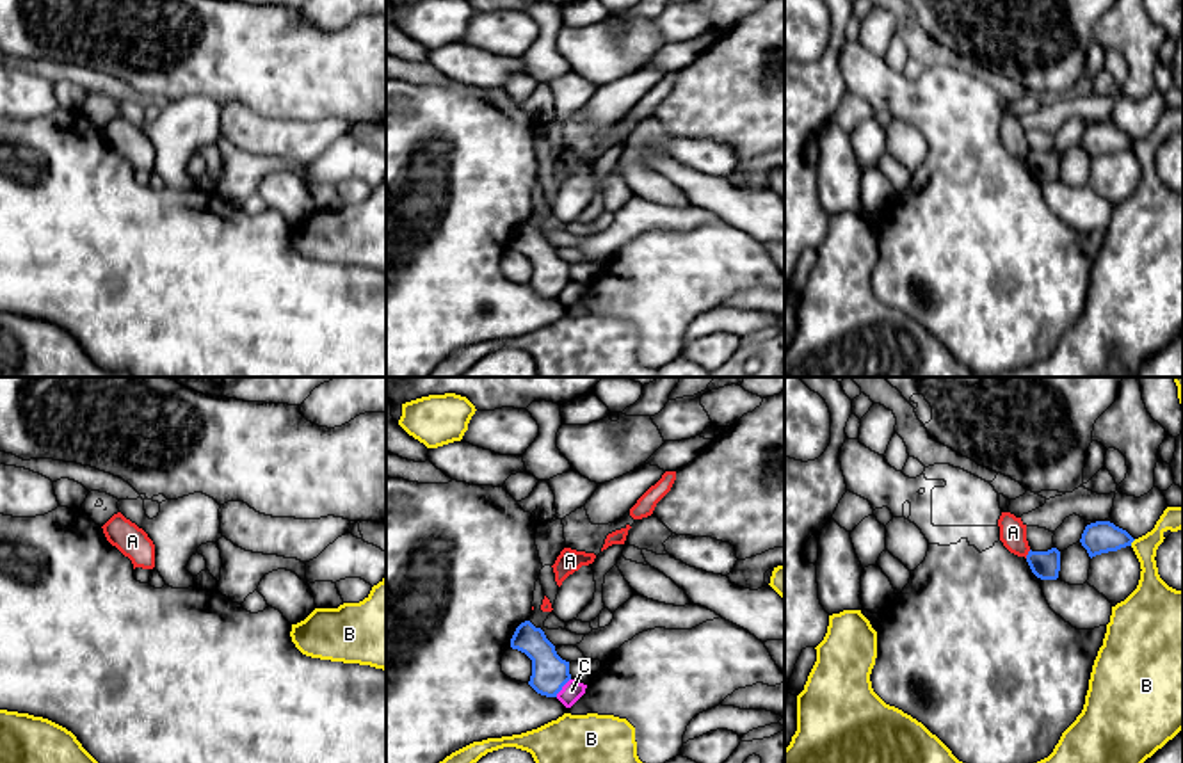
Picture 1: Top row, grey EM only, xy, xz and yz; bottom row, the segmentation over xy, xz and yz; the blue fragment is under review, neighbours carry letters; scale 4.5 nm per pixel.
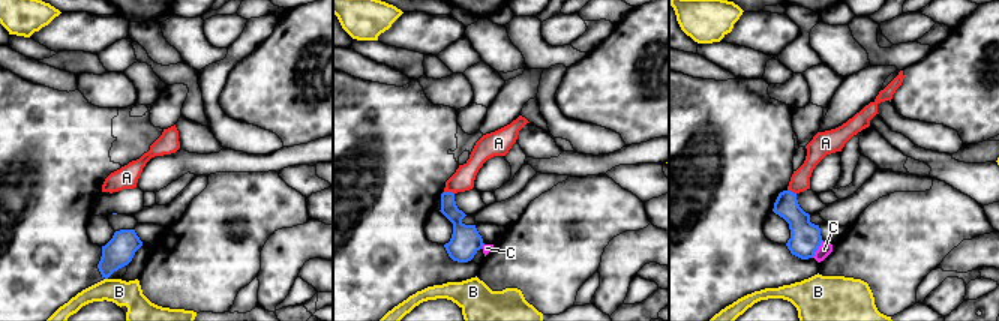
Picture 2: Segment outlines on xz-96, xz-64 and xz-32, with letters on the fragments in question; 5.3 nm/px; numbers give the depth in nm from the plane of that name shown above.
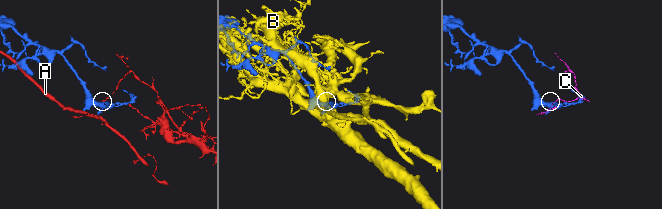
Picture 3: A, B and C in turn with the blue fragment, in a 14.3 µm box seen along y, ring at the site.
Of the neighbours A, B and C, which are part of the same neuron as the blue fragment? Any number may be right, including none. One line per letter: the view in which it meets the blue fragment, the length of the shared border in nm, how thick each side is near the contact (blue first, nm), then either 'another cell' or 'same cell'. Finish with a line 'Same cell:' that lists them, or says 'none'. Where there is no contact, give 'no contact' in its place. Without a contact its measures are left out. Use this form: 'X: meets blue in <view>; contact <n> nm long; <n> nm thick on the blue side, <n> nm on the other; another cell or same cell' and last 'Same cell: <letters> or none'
A: meets blue in yz; contact 50 nm long; 130 nm thick on the blue side, 120 nm on the other; another cell
B: meets blue in yz; contact 40 nm long; 150 nm thick on the blue side, 150 nm on the other; another cell
C: meets blue in xz; contact 110 nm long; 170 nm thick on the blue side, 90 nm on the other; another cell
Same cell: none

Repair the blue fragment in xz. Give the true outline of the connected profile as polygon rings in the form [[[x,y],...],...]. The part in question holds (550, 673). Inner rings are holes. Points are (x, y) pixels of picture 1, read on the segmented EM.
[[[530,621],[521,622],[511,647],[525,653],[532,660],[532,676],[528,685],[541,695],[557,697],[562,687],[571,679],[569,662],[562,660],[555,646],[546,639],[541,628]]]

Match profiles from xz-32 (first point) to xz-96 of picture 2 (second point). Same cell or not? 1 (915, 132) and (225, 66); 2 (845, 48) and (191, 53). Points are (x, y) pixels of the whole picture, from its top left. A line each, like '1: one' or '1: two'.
1: one
2: two

